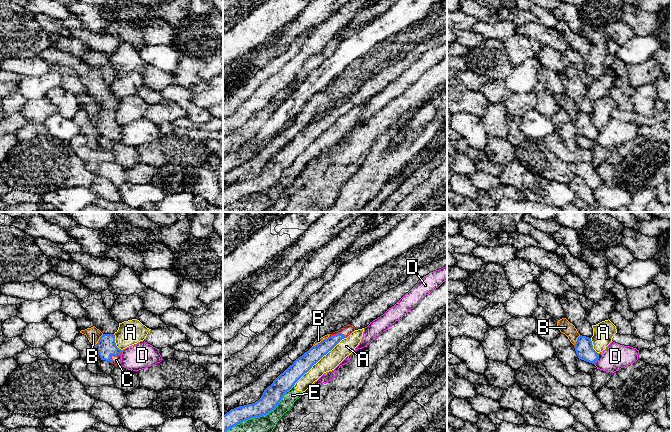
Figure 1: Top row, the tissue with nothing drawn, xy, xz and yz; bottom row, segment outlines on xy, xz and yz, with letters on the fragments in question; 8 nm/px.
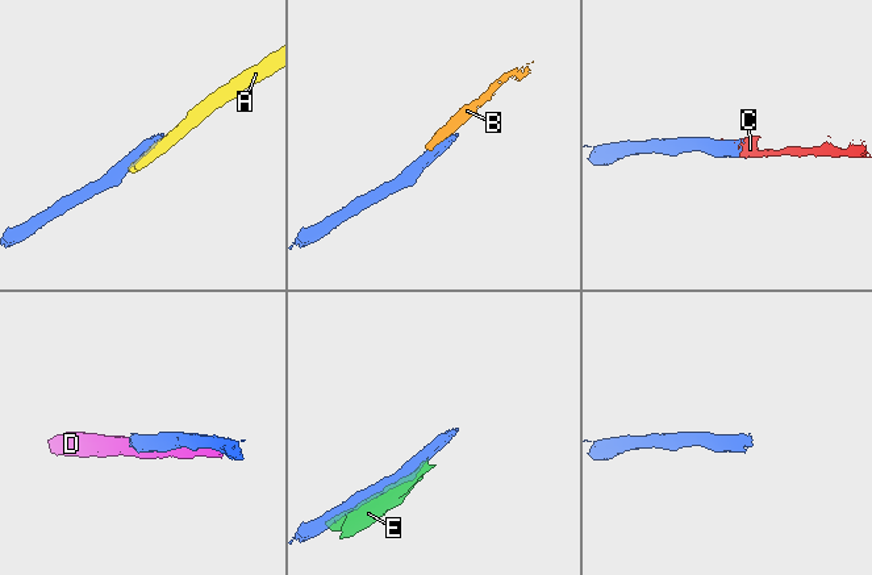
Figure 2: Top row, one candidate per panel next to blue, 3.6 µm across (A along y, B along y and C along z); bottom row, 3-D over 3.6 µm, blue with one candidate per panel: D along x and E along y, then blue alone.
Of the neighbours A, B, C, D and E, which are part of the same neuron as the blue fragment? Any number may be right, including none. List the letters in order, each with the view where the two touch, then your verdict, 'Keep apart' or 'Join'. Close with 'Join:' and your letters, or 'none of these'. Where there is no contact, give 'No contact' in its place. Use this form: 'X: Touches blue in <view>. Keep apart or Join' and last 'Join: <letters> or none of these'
A: Touches blue in xz. Keep apart
B: Touches blue in xz. Keep apart
C: Touches blue in xy. Join
D: Touches blue in yz. Keep apart
E: Touches blue in xz. Keep apart
Join: C

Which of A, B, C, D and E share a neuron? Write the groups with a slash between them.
A E / B / C / D

